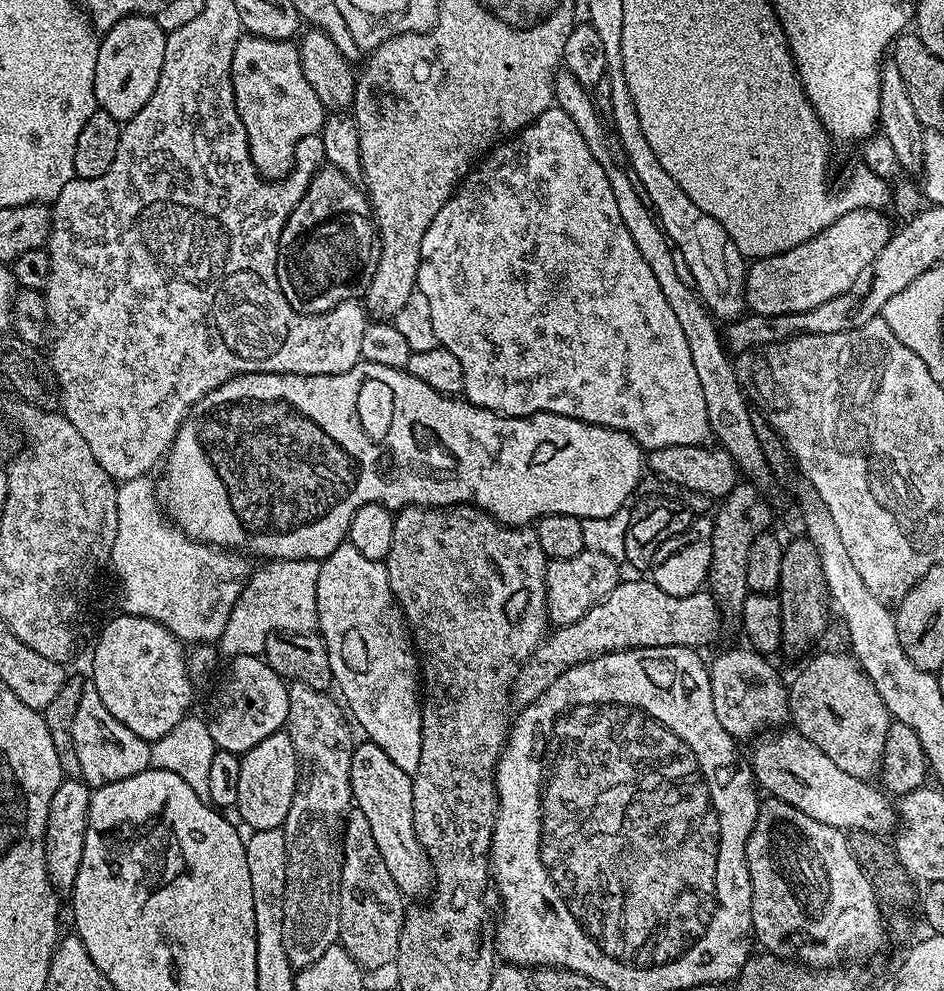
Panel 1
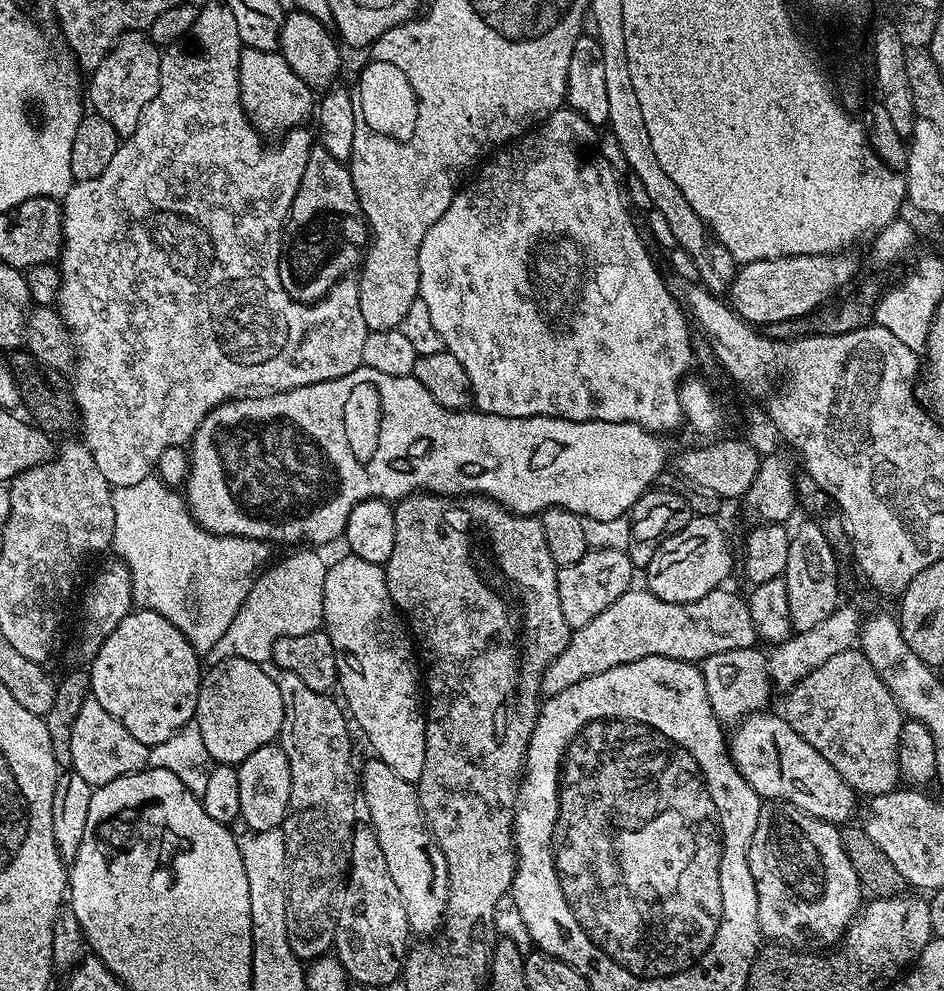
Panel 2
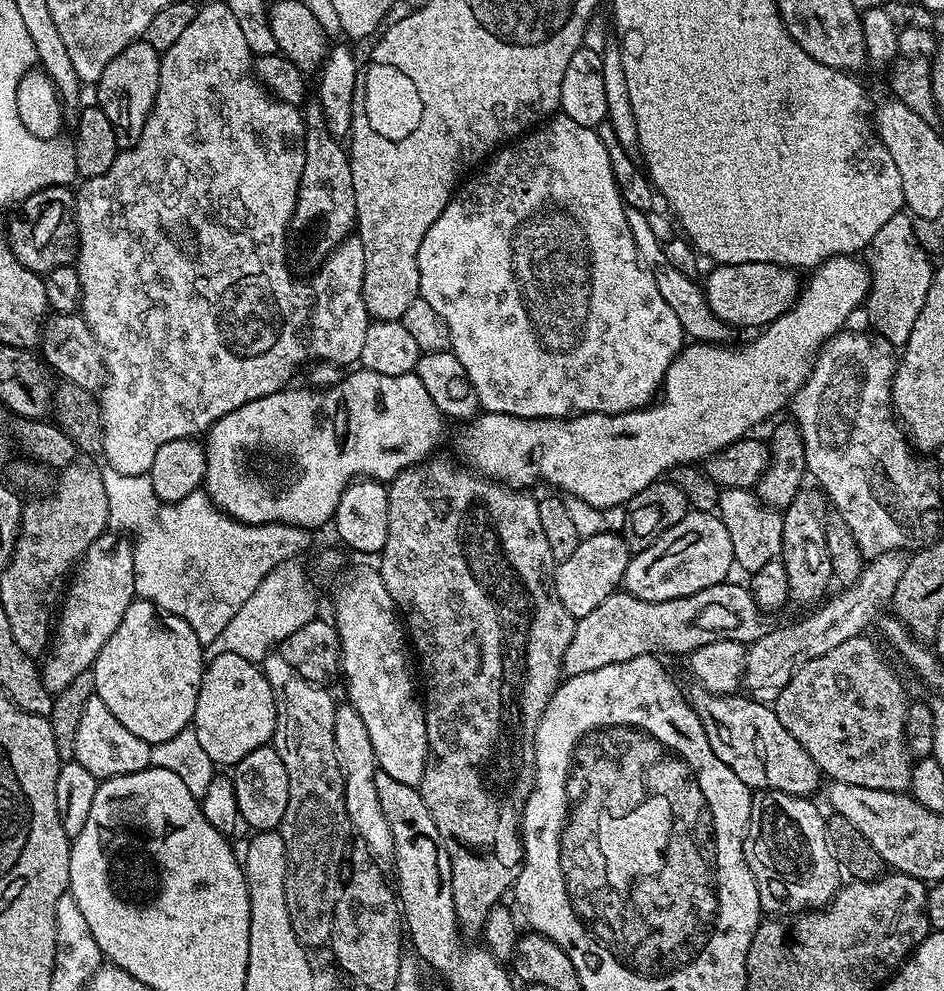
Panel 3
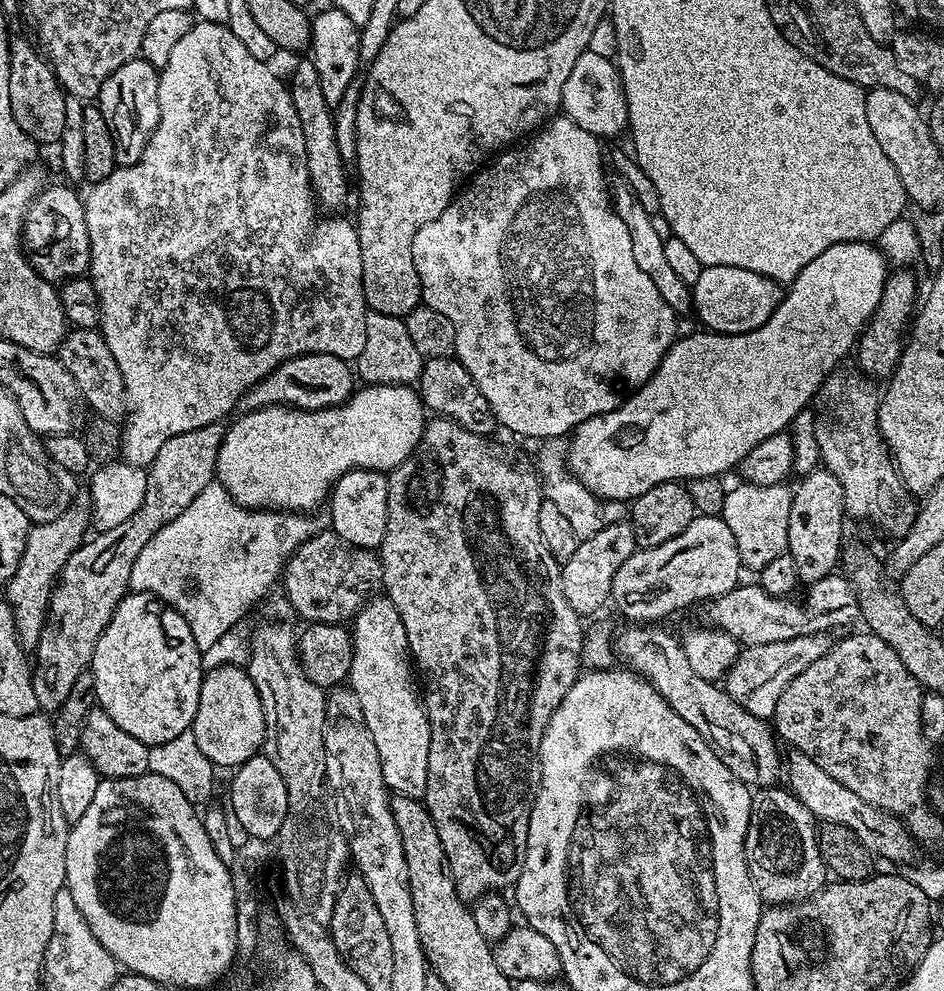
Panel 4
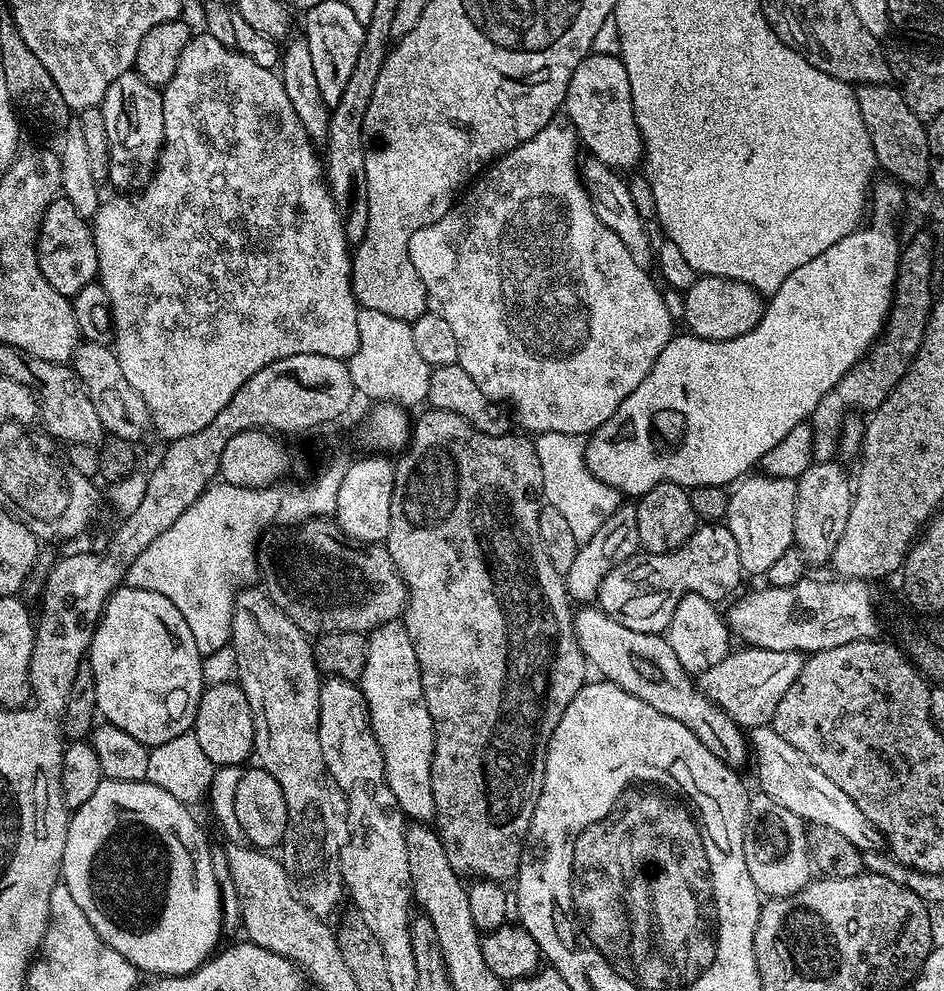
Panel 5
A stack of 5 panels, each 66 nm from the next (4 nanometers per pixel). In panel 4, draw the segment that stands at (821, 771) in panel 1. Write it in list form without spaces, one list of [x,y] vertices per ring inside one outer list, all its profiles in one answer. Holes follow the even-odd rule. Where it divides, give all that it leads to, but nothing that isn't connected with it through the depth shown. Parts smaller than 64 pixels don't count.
[[[632,626],[615,641],[614,652],[625,669],[644,677],[652,684],[658,694],[662,694],[665,702],[672,707],[674,714],[685,722],[690,722],[698,734],[714,750],[716,757],[743,784],[753,789],[771,788],[782,776],[781,745],[774,735],[768,720],[760,720],[750,714],[730,694],[724,691],[719,683],[698,678],[694,670],[690,670],[681,641],[660,628],[662,626]]]

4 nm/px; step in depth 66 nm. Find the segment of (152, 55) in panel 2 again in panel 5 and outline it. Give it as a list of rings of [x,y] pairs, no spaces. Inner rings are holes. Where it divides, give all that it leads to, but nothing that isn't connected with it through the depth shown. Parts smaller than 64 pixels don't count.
[[[135,70],[123,72],[118,78],[114,78],[114,82],[110,82],[110,90],[106,90],[104,100],[99,104],[99,110],[102,118],[106,118],[106,138],[110,142],[110,162],[108,163],[108,179],[109,185],[113,184],[116,190],[139,190],[144,187],[152,178],[152,173],[156,171],[156,163],[160,161],[160,150],[164,147],[164,119],[162,118],[162,92],[157,85],[146,82],[138,75]]]

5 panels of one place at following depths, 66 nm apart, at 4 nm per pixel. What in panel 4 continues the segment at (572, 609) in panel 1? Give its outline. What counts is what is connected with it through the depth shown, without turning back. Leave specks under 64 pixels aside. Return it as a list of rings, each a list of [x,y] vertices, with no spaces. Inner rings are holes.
[[[625,522],[606,526],[606,530],[598,530],[598,534],[582,540],[578,550],[574,550],[574,554],[570,554],[570,558],[563,561],[560,569],[562,594],[581,618],[588,618],[591,612],[596,612],[604,603],[609,603],[618,566],[622,566],[622,562],[626,562],[626,558],[630,558],[630,554],[636,551],[638,549],[634,530],[631,523]]]

